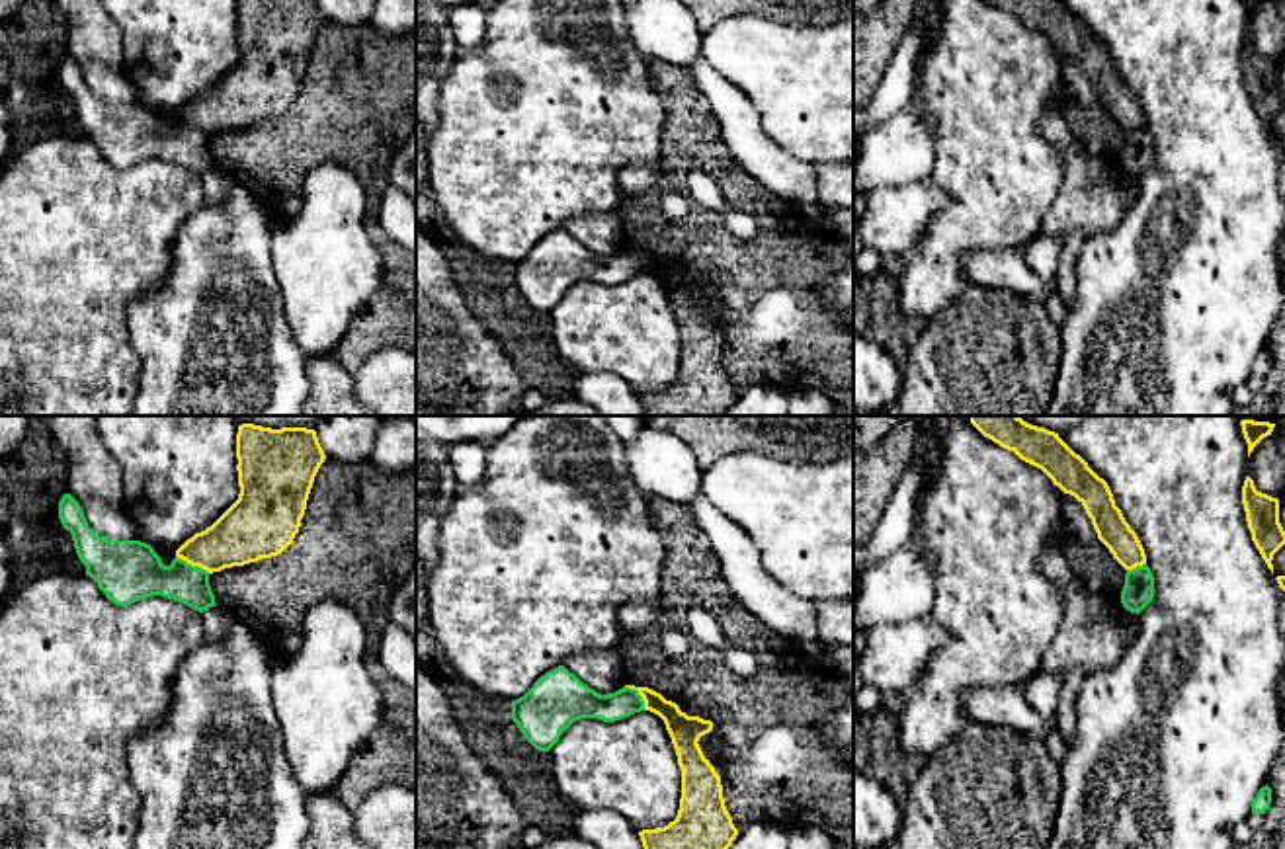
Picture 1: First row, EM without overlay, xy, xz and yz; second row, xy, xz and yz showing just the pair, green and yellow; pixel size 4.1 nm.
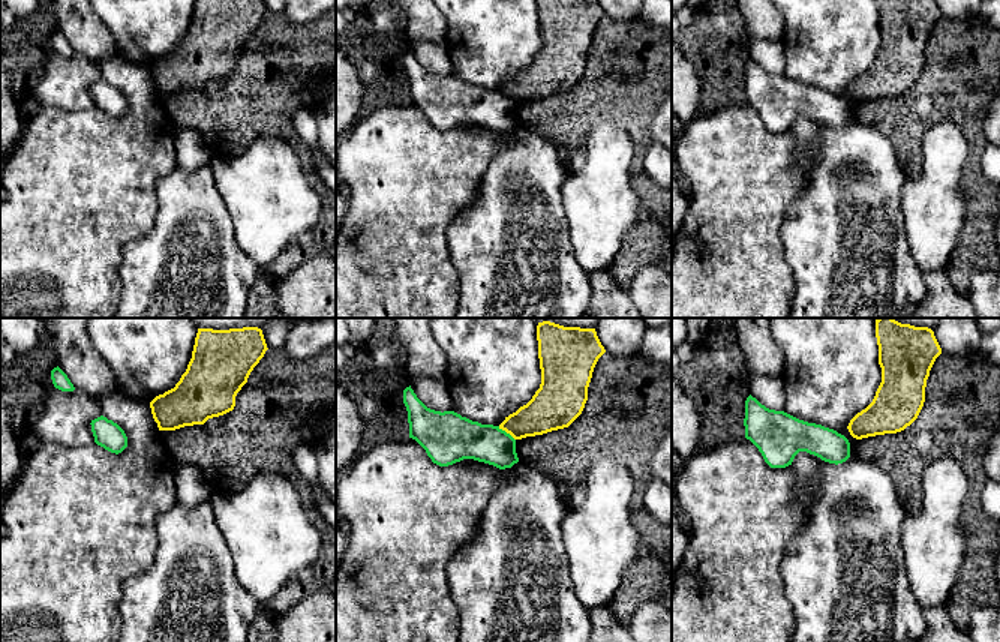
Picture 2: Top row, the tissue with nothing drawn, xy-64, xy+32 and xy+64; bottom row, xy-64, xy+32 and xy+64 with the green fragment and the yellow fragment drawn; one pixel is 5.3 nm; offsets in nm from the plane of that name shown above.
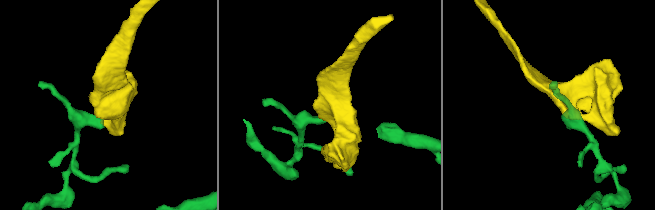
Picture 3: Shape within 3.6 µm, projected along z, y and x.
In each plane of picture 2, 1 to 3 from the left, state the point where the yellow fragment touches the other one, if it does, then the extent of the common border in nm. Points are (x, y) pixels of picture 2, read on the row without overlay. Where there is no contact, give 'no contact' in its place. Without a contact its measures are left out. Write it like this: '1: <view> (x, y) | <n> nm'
1: no contact
2: xy+32 (505, 96) | 120 nm
3: no contact

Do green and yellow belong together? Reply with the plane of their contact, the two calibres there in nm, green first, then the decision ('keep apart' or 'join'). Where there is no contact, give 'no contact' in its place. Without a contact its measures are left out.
xy | 240/240 nm | keep apart

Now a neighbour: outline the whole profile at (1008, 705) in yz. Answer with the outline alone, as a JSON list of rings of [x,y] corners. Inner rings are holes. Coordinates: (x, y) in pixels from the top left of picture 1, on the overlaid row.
[[[1025,679],[1006,687],[978,687],[961,695],[961,705],[973,722],[1012,728],[1023,736],[1047,740],[1055,728],[1025,693]]]

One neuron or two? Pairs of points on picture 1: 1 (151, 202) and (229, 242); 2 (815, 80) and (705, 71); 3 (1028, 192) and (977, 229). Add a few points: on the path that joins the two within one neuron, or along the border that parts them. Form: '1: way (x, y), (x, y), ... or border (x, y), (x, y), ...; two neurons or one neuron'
1: border (206, 200), (178, 227), (172, 264); two neurons
2: border (702, 55), (752, 102); two neurons
3: way (1016, 192), (989, 217); one neuron

